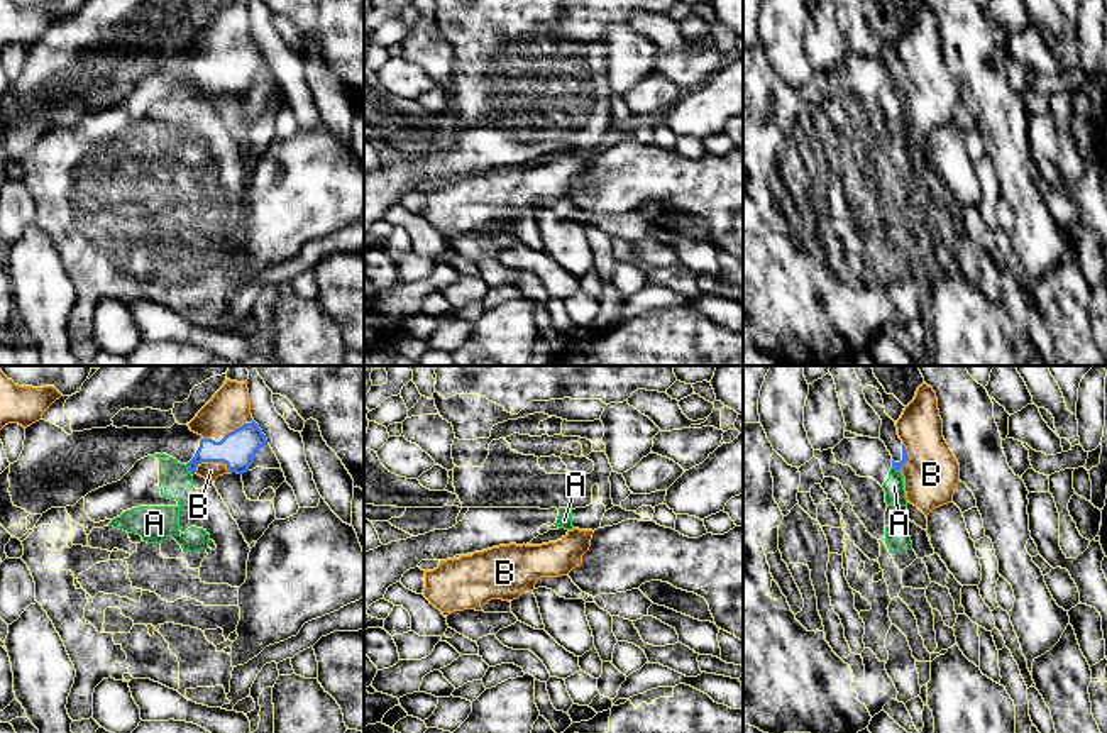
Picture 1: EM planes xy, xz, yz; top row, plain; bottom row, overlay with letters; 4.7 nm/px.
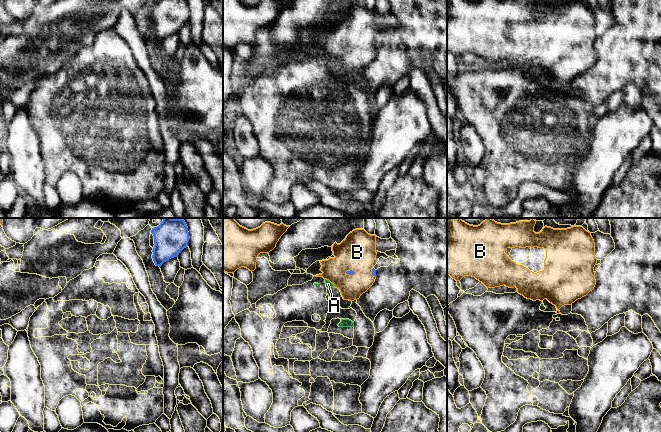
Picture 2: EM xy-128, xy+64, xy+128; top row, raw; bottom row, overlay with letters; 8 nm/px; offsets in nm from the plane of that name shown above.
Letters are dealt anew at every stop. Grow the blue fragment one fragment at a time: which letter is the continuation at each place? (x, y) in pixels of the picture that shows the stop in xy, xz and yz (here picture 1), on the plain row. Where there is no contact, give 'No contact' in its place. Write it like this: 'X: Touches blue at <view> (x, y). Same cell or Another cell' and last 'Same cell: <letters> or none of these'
A: Touches blue at xy (188, 90). Another cell
B: Touches blue at xy (214, 82). Same cell
Same cell: B

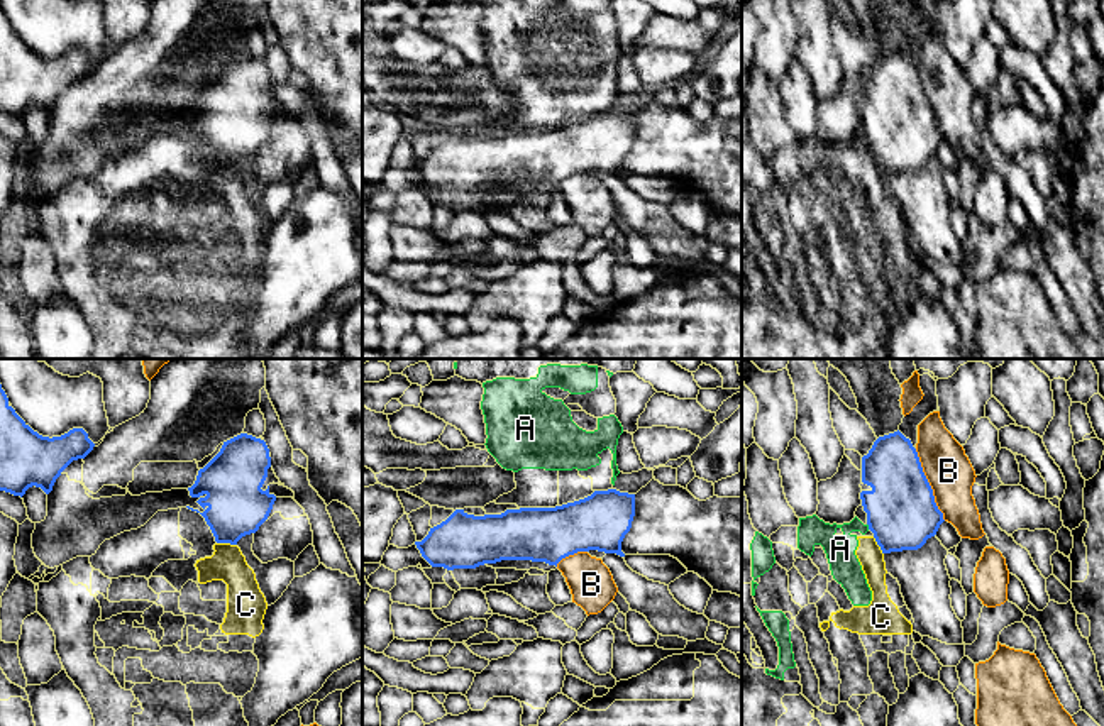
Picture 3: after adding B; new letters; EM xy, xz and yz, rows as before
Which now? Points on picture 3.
A: Touches blue at yz (869, 148). Another cell
B: Touches blue at yz (928, 105). Another cell
C: Touches blue at xy (227, 163). Another cell
Same cell: none of these

